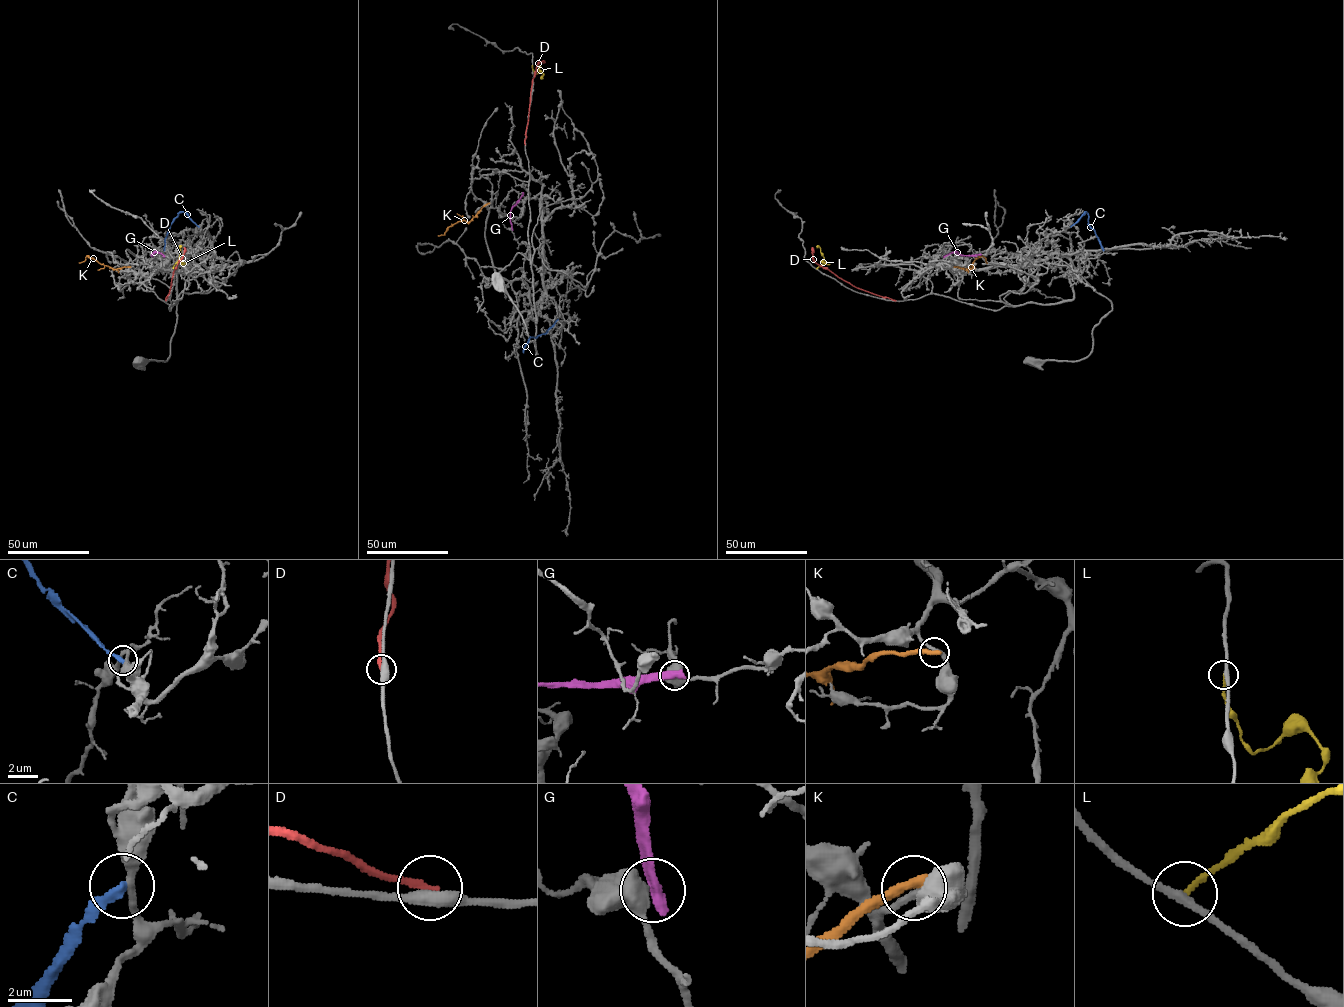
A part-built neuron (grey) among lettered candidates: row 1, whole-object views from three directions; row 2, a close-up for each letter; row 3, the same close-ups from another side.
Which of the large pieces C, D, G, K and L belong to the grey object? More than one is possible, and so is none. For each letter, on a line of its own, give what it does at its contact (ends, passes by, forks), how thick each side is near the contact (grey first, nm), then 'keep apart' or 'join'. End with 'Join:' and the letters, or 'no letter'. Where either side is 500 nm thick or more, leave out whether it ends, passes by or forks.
C: it ends | 300/280 nm | keep apart
D: it ends | 420/240 nm | keep apart
G: it ends | 480/480 nm | keep apart
K: it ends | 240/360 nm | keep apart
L: it ends | 280/160 nm | keep apart
Join: no letter

